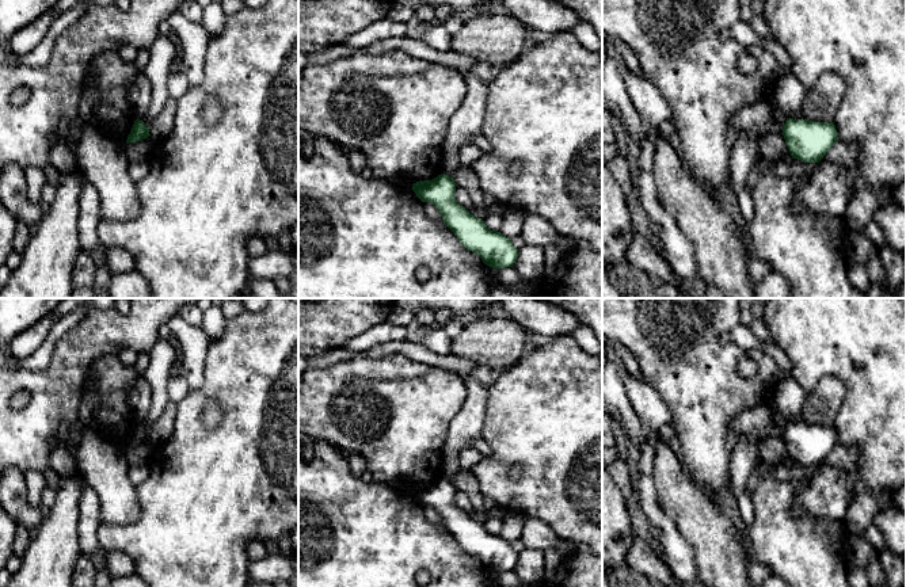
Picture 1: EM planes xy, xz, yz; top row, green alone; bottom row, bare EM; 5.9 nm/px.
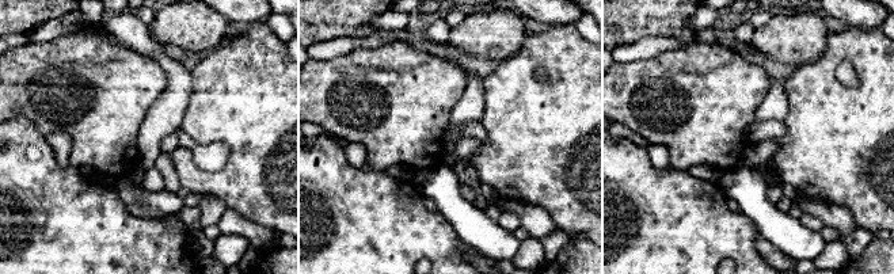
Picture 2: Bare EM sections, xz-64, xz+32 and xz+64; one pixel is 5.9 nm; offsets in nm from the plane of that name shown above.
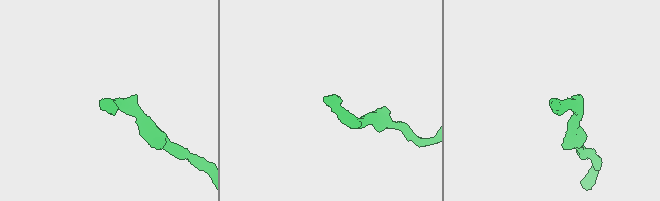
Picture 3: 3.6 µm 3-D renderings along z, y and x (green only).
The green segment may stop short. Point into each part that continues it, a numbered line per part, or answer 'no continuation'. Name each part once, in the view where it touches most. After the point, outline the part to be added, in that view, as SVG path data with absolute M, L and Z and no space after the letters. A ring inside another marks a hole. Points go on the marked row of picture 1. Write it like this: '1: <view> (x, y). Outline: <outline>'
no continuation

